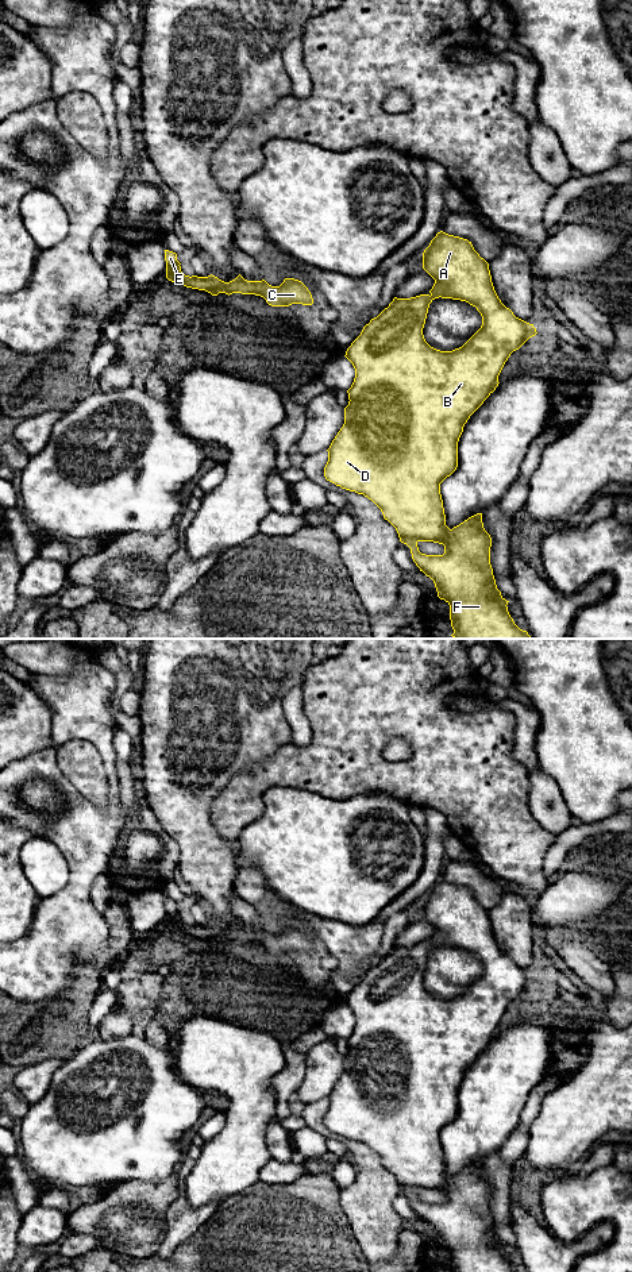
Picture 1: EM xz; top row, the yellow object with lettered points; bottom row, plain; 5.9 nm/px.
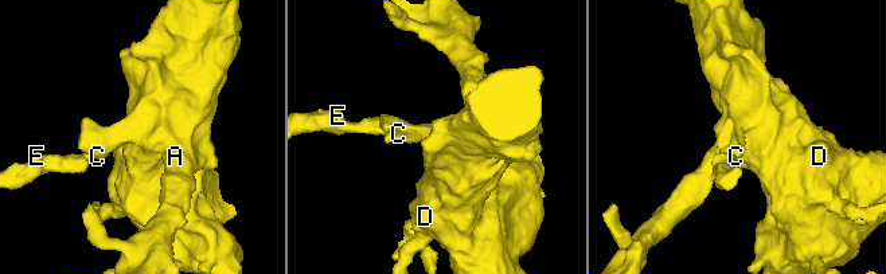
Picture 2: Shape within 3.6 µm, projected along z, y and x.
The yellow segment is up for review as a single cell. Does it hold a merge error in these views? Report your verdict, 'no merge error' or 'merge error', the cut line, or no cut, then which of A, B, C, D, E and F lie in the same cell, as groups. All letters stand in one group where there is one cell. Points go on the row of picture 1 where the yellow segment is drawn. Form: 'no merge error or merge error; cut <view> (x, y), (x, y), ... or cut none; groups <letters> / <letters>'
no merge error; cut none; groups A B C D E F

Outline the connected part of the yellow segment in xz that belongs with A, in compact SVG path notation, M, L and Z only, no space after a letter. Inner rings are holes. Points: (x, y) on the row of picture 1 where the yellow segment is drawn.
M438 232L423 253L423 269L435 280L428 294L397 298L377 317L371 319L346 351L346 358L355 369L355 378L344 408L344 424L332 440L328 462L324 467L327 481L342 489L363 494L371 500L397 531L400 541L411 548L412 559L436 587L438 597L450 605L454 639L532 639L520 629L508 612L508 602L497 589L490 564L492 537L485 531L482 513L477 513L450 529L440 494L440 483L458 467L458 442L470 416L498 386L498 375L510 356L536 328L513 315L498 298L489 270L489 263L479 257L467 239ZM435 298L466 301L482 316L481 328L459 348L440 351L431 347L423 335L429 304ZM419 541L444 546L443 555L425 555L419 551Z

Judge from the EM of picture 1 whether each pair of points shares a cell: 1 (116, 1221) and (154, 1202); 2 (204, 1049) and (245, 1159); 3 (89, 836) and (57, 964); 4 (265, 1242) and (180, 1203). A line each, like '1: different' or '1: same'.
1: same
2: same
3: same
4: different

